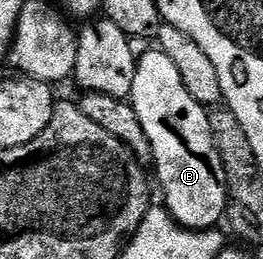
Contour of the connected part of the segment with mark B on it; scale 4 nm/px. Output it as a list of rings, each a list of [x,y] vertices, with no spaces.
[[[152,48],[137,59],[135,84],[131,101],[135,112],[139,116],[139,124],[143,124],[143,132],[147,132],[147,140],[153,149],[152,165],[157,166],[157,182],[165,193],[163,205],[174,220],[189,230],[212,230],[225,218],[227,208],[228,188],[225,183],[223,164],[220,162],[219,152],[212,142],[211,125],[208,123],[210,111],[198,104],[183,88],[183,79],[175,64],[167,60],[167,56],[160,48]]]

